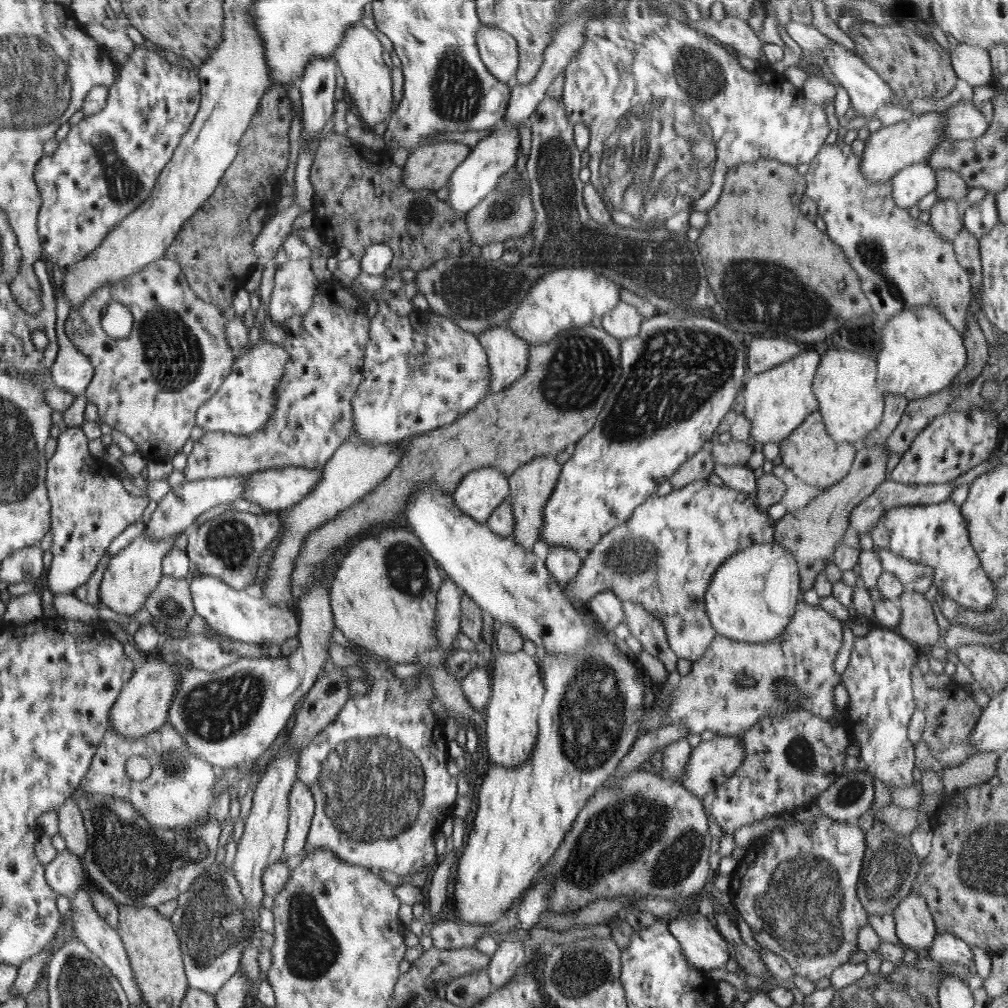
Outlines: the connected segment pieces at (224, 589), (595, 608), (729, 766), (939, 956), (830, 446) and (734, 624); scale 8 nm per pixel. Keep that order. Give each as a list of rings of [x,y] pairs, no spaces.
[[[197,574],[189,584],[195,606],[194,614],[204,618],[204,622],[211,629],[234,640],[250,643],[283,643],[288,638],[297,636],[299,623],[295,611],[288,607],[270,604],[263,598],[259,586],[253,584],[250,588],[239,590],[231,588],[219,579]]]
[[[604,592],[590,600],[586,610],[608,631],[615,629],[618,624],[625,623],[624,609],[612,592]]]
[[[718,736],[713,740],[701,741],[692,749],[688,765],[684,769],[686,773],[682,775],[682,781],[678,783],[702,800],[704,796],[722,787],[728,779],[732,778],[740,766],[743,766],[745,760],[747,760],[747,749],[744,748],[744,742],[738,741],[734,736]]]
[[[944,930],[936,934],[933,946],[926,954],[934,961],[947,960],[956,962],[956,964],[965,966],[968,969],[972,966],[972,961],[974,961],[971,947],[959,937],[946,933]]]
[[[819,410],[810,413],[804,422],[791,432],[790,436],[780,442],[779,447],[778,462],[780,464],[792,471],[794,476],[807,485],[824,489],[835,486],[848,475],[858,450],[857,445],[835,441],[827,433]]]
[[[776,542],[754,543],[728,558],[716,571],[706,593],[707,612],[715,631],[735,641],[766,643],[776,639],[792,622],[800,602],[800,568],[797,556]]]

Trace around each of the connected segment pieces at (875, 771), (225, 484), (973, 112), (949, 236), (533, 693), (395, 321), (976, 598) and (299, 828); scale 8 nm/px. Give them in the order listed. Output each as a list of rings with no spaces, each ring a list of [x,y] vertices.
[[[871,627],[841,674],[850,705],[844,723],[851,741],[858,744],[864,768],[888,788],[915,784],[915,743],[907,736],[910,717],[915,713],[910,674],[922,648],[910,644],[895,628]]]
[[[248,476],[208,478],[196,481],[184,481],[171,490],[158,503],[158,508],[154,510],[150,522],[146,526],[146,533],[154,539],[164,539],[164,537],[174,537],[174,535],[187,532],[191,529],[194,521],[204,512],[222,503],[232,503],[243,496],[246,492]]]
[[[963,101],[954,103],[945,112],[945,119],[942,141],[976,138],[984,133],[989,124],[980,106]]]
[[[938,198],[932,206],[930,214],[929,223],[940,233],[940,237],[946,239],[946,241],[954,241],[954,237],[965,226],[964,220],[959,218],[956,201],[950,198]]]
[[[522,649],[511,653],[494,651],[492,692],[485,706],[486,748],[496,765],[516,767],[524,763],[539,742],[539,708],[546,694],[542,686],[538,664]]]
[[[378,300],[378,313],[369,322],[369,339],[363,366],[363,382],[354,396],[355,427],[347,440],[368,441],[375,446],[400,443],[413,436],[448,426],[474,410],[487,398],[491,362],[479,336],[460,328],[447,316],[427,309],[420,311],[420,330],[410,326],[410,316],[400,316],[386,301]]]
[[[952,501],[929,505],[904,505],[888,510],[871,529],[873,544],[932,569],[934,585],[945,596],[971,612],[991,610],[997,588],[982,568],[980,557],[970,544],[961,508]]]
[[[296,780],[290,796],[290,822],[284,854],[296,856],[306,851],[311,822],[315,818],[315,796],[303,781]]]

